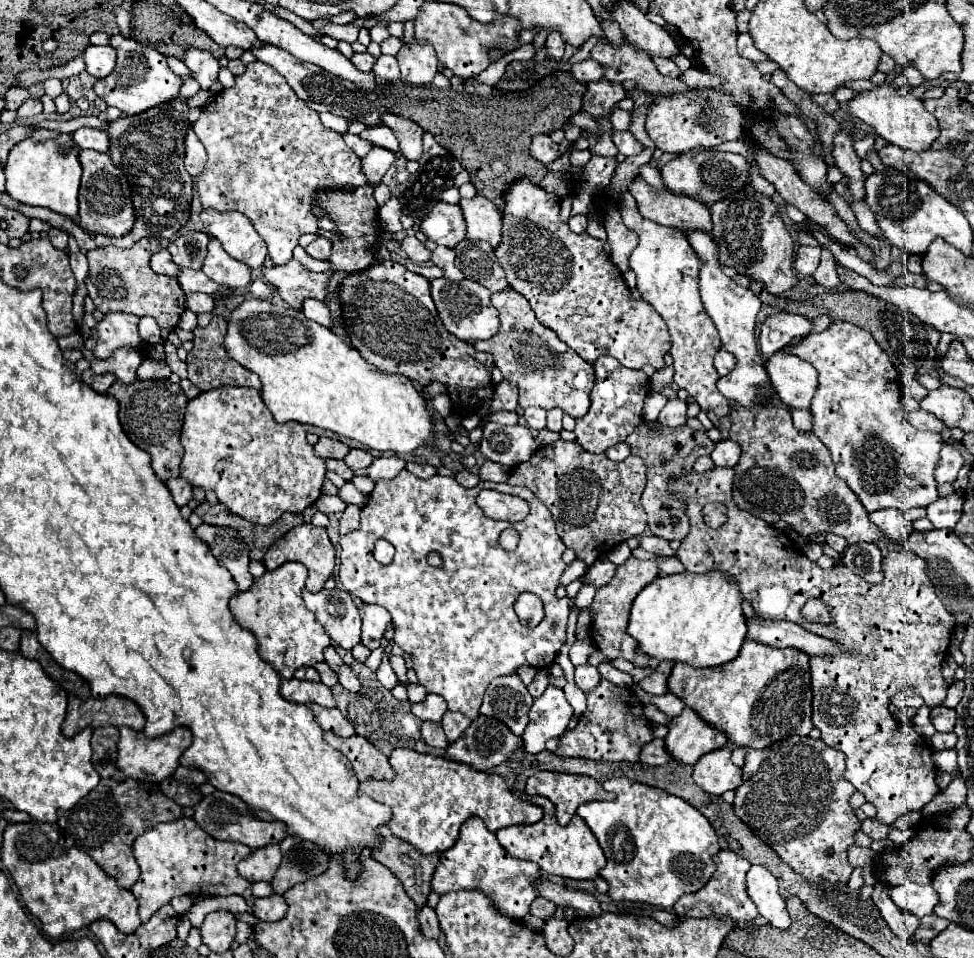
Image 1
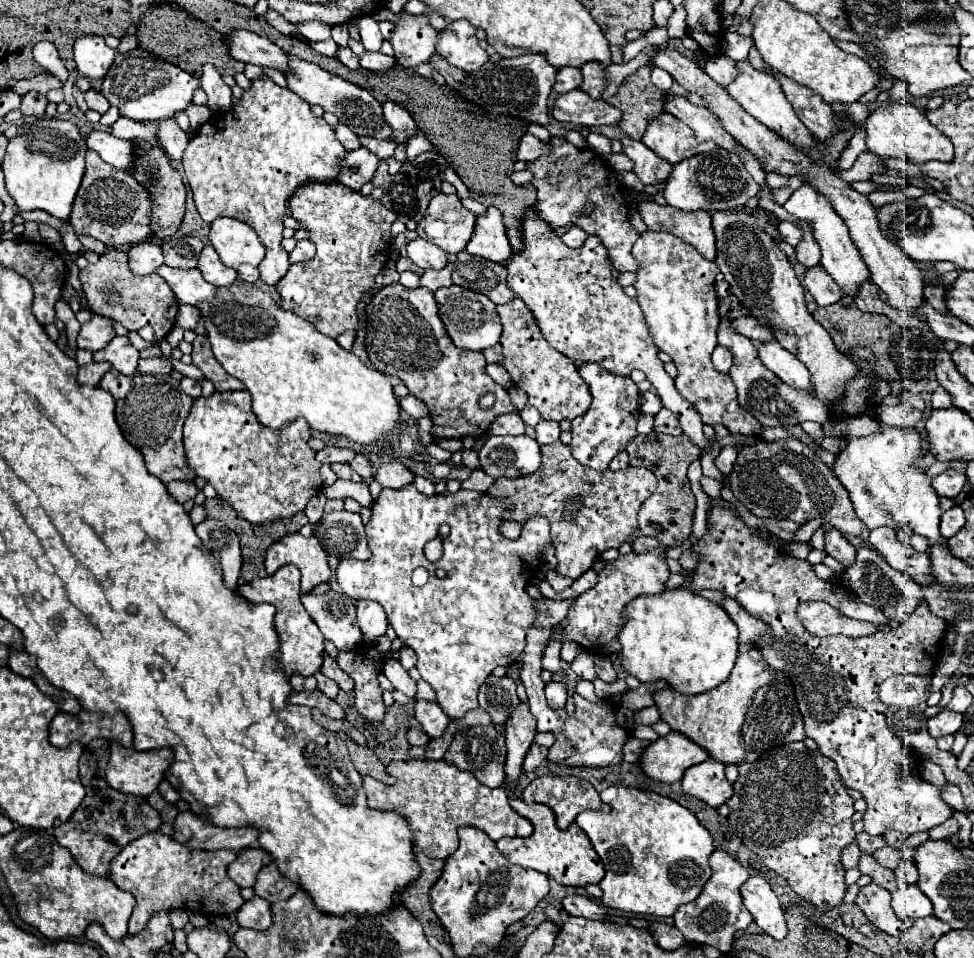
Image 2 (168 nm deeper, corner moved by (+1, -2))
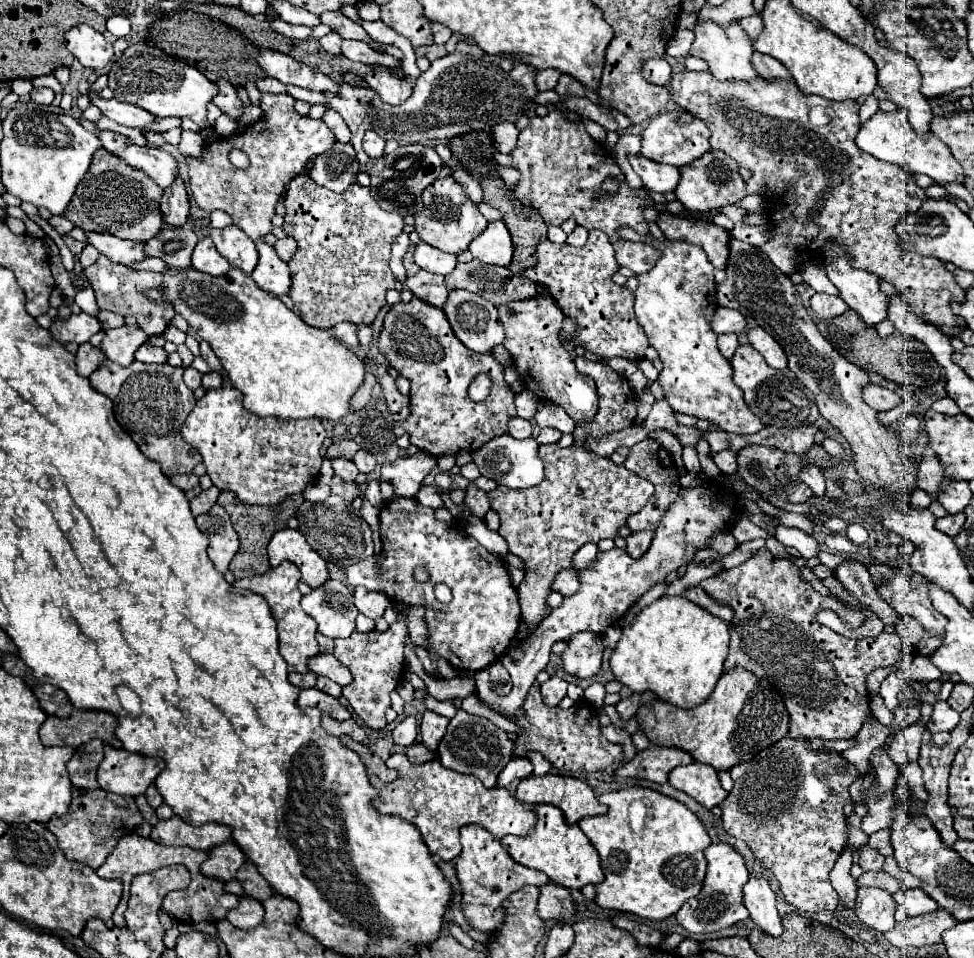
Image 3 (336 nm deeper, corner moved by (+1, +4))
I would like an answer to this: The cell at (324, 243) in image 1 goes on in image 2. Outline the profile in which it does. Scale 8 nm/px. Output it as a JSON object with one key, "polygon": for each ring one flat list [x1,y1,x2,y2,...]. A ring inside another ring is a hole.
{"polygon":[[310,239,298,241,296,249,290,253,290,263,298,263,298,261,310,261,316,255,316,245]]}

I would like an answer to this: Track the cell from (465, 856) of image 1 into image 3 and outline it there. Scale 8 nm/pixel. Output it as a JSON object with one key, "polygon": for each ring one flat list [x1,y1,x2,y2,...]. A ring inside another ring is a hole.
{"polygon":[[464,825,460,829,460,843,462,843,462,853,456,859,456,873,462,885,462,911,476,931,488,933,488,931,494,931,502,923,504,919,502,901,510,897,510,893,526,885,540,887,548,879,544,873,538,873,536,869,518,865,506,853,502,843,478,825]]}

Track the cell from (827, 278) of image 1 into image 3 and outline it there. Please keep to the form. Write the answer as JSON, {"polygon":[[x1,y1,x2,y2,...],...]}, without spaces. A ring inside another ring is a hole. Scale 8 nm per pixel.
{"polygon":[[816,293,816,295,810,299,810,309,814,311,816,319,822,321,822,319,832,319,832,317,842,315,844,311,848,311,848,305,846,305,840,297]]}

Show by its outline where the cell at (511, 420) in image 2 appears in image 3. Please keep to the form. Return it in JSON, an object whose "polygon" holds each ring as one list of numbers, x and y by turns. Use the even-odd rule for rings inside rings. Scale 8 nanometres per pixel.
{"polygon":[[514,417,510,423,508,423,508,429,510,429,510,435,514,439,526,439,526,437,532,437,532,423,528,419,520,419,520,417]]}

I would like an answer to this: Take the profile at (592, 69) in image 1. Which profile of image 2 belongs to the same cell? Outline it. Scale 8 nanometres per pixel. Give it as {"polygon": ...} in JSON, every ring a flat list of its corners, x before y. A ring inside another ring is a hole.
{"polygon":[[562,67,558,69,554,91,558,93,570,93,578,89,582,83,582,69,580,67]]}

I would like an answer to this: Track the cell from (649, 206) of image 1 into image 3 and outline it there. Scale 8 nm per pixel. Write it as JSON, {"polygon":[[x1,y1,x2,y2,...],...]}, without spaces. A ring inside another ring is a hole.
{"polygon":[[660,215,658,227,670,241,688,241,692,245,698,245,706,251,708,261,716,269,726,269,728,261,728,245,730,245,730,233,726,229,720,229,706,221,696,221,688,217,672,217,672,215]]}

